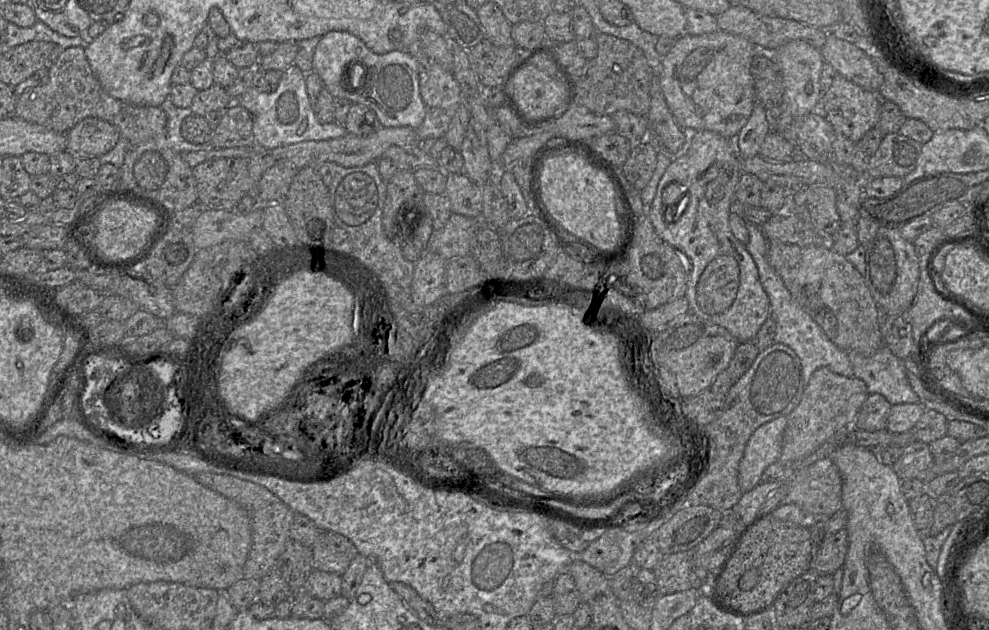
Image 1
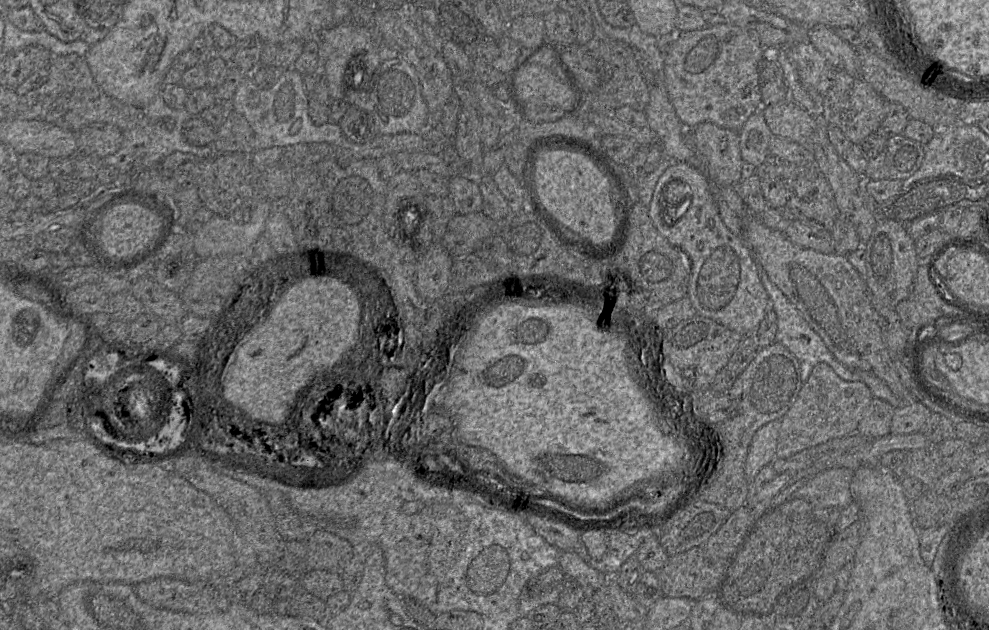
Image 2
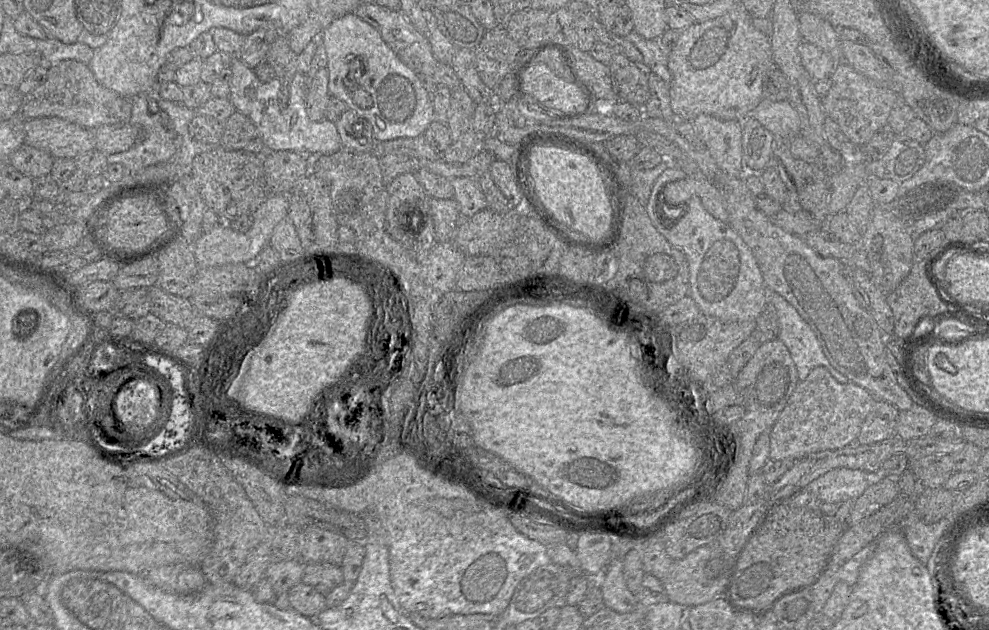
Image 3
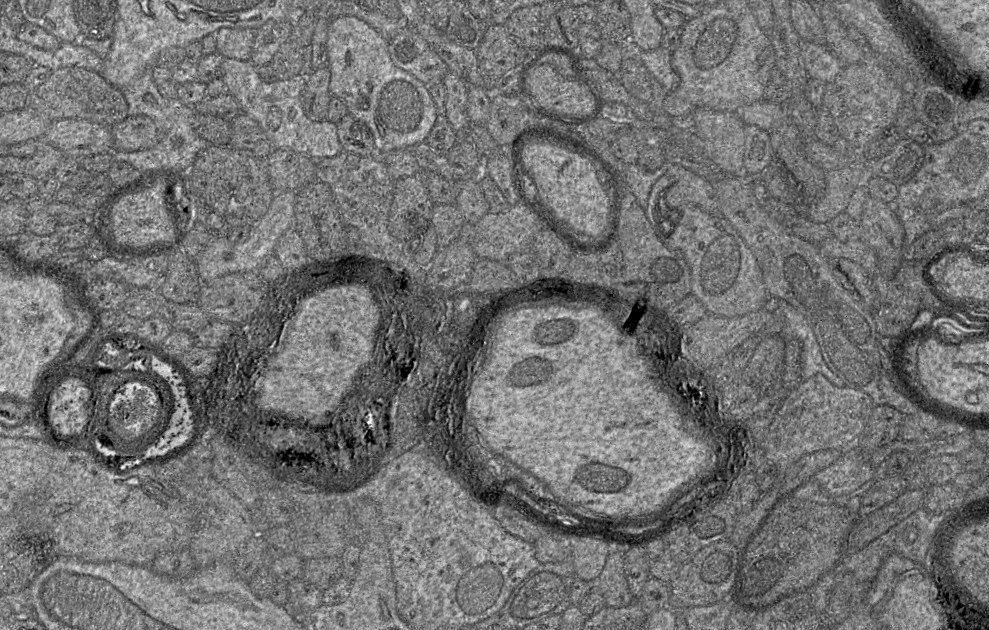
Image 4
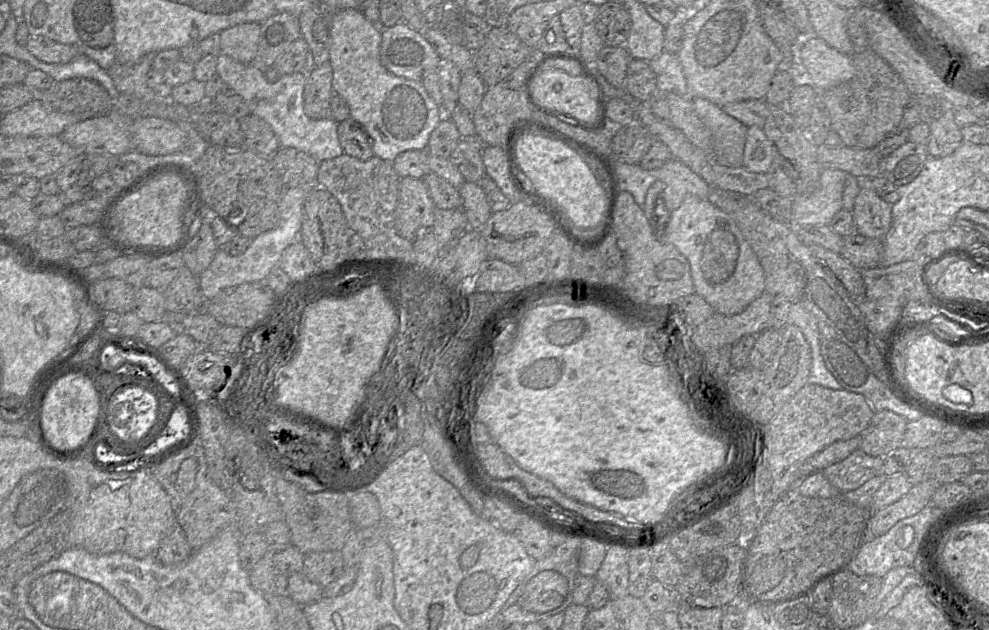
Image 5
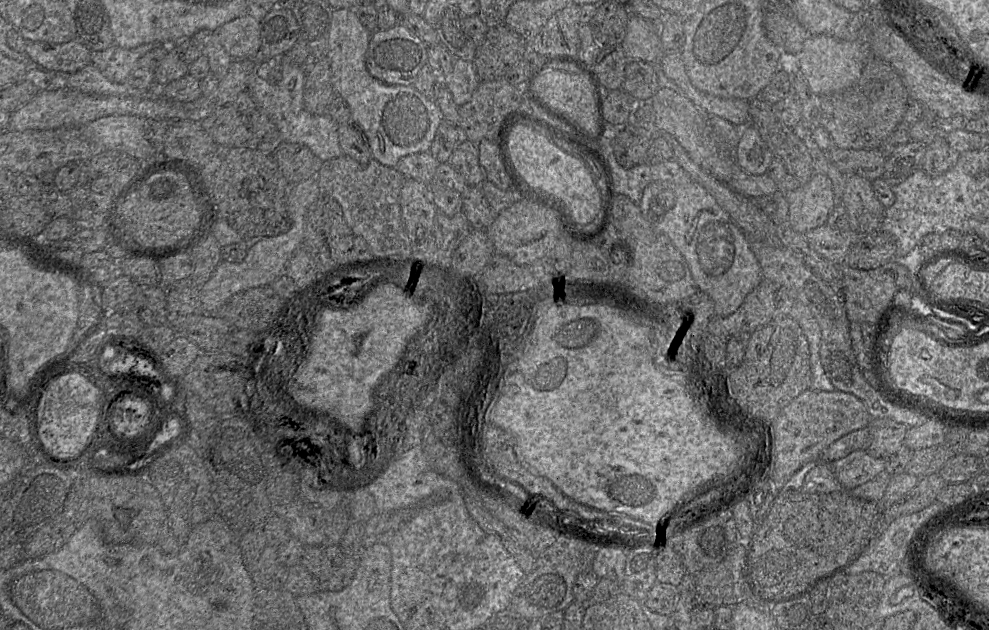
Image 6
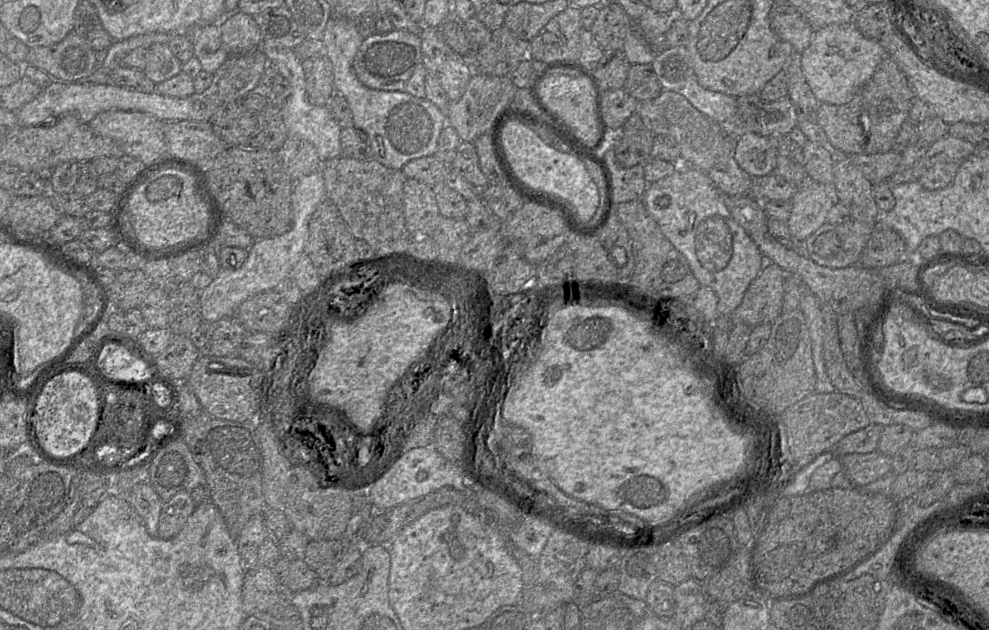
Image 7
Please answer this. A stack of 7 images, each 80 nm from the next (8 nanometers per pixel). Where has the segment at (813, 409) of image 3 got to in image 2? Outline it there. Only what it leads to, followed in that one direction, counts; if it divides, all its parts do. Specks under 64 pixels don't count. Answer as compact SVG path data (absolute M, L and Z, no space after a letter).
M817 364L803 384L795 403L781 418L776 458L786 459L831 439L857 432L872 399L870 388L861 380L845 381L828 364Z

